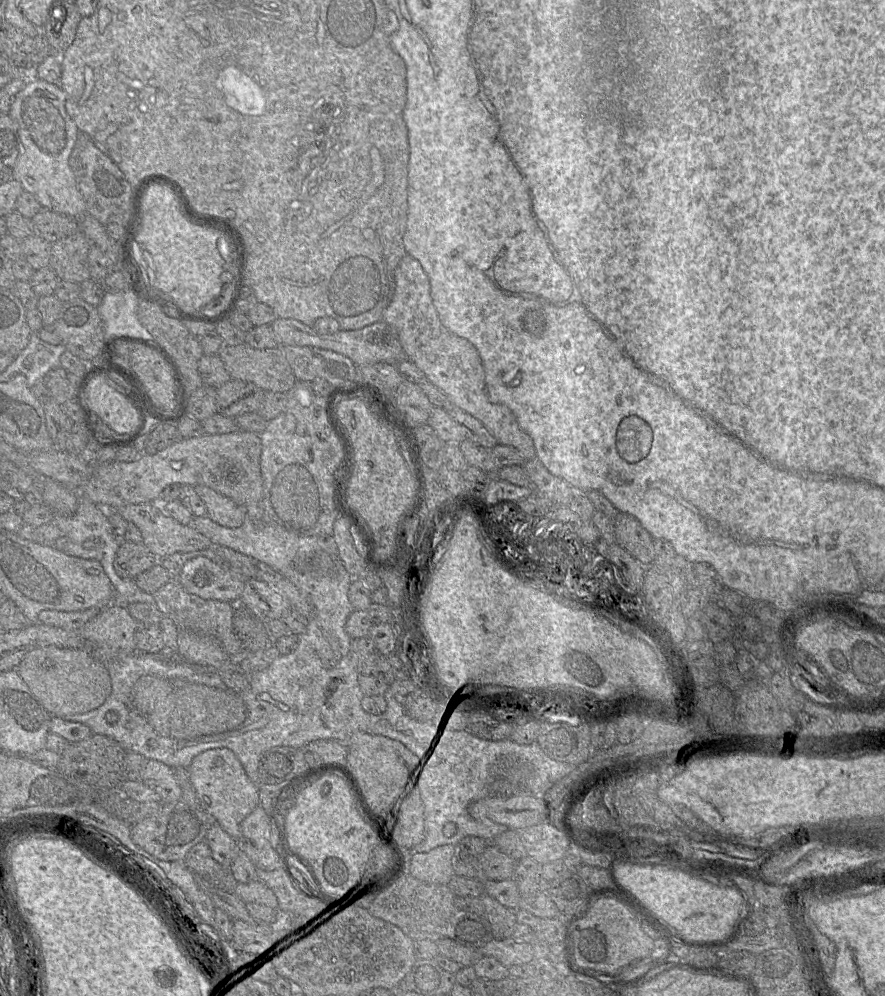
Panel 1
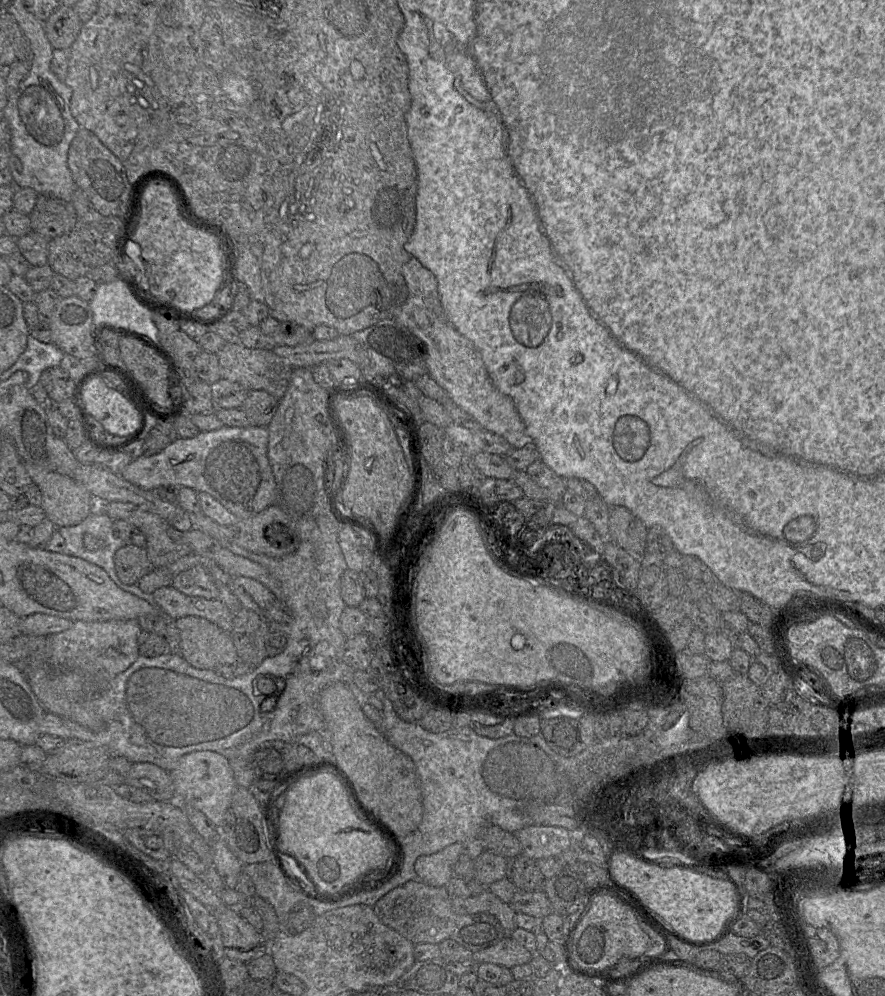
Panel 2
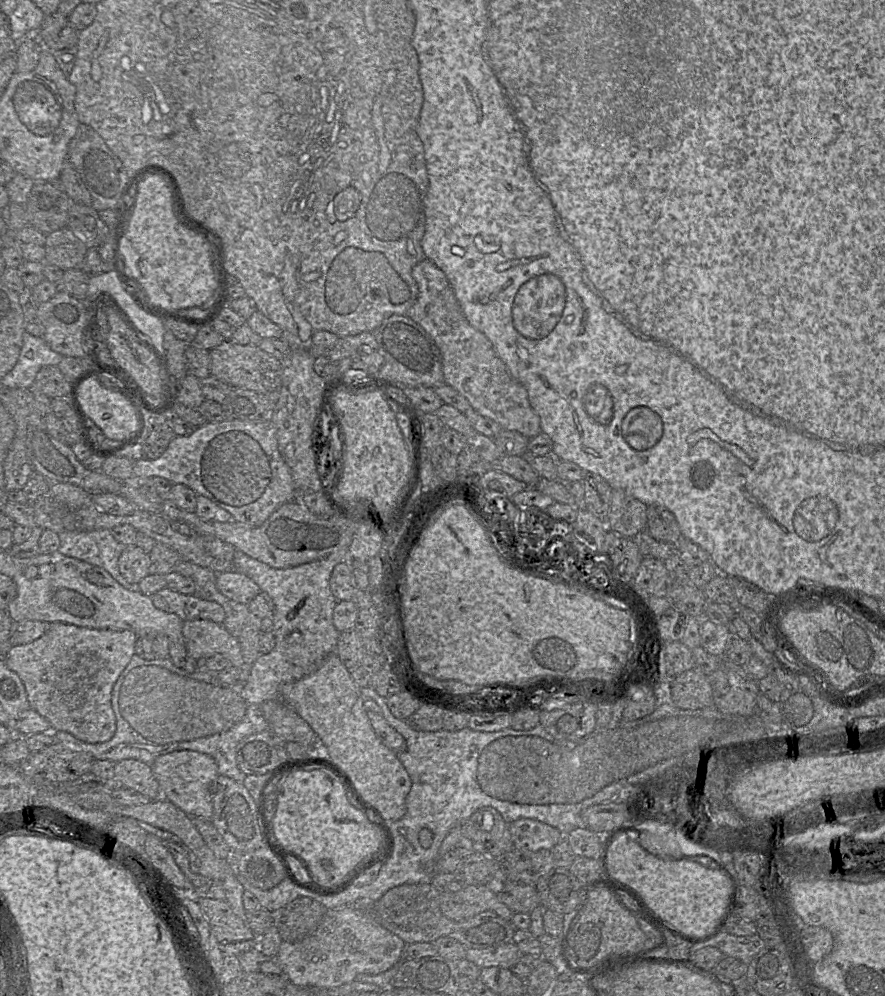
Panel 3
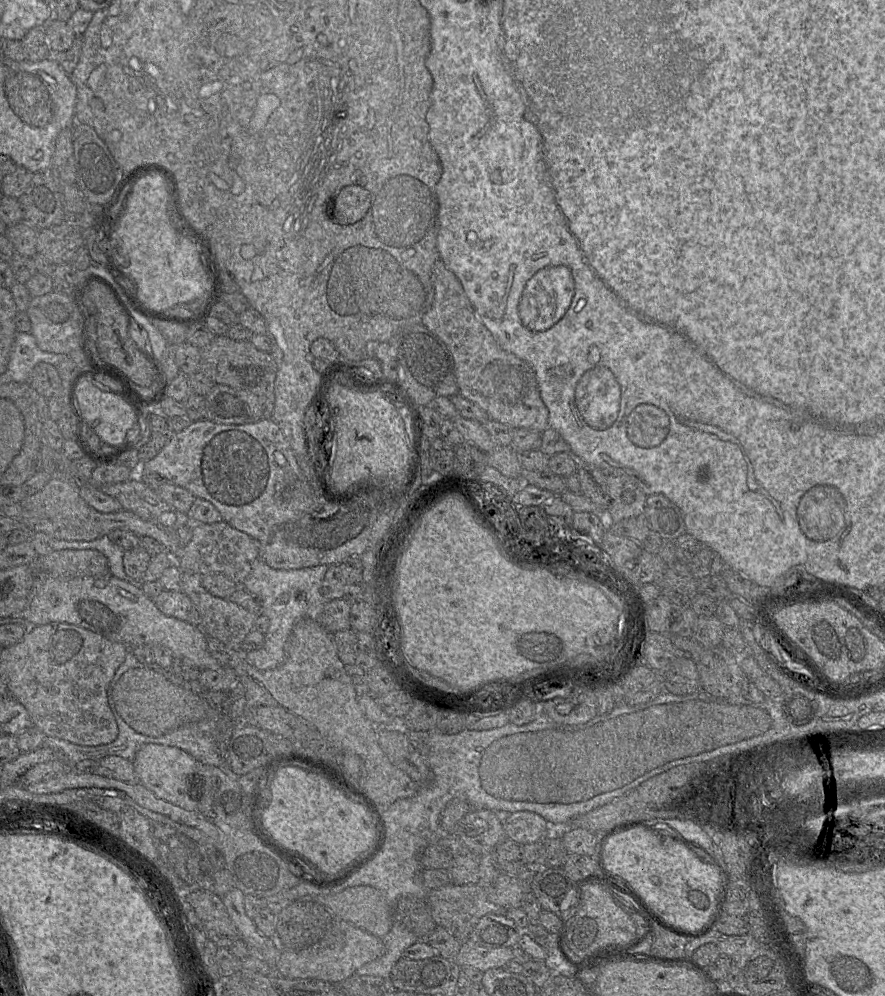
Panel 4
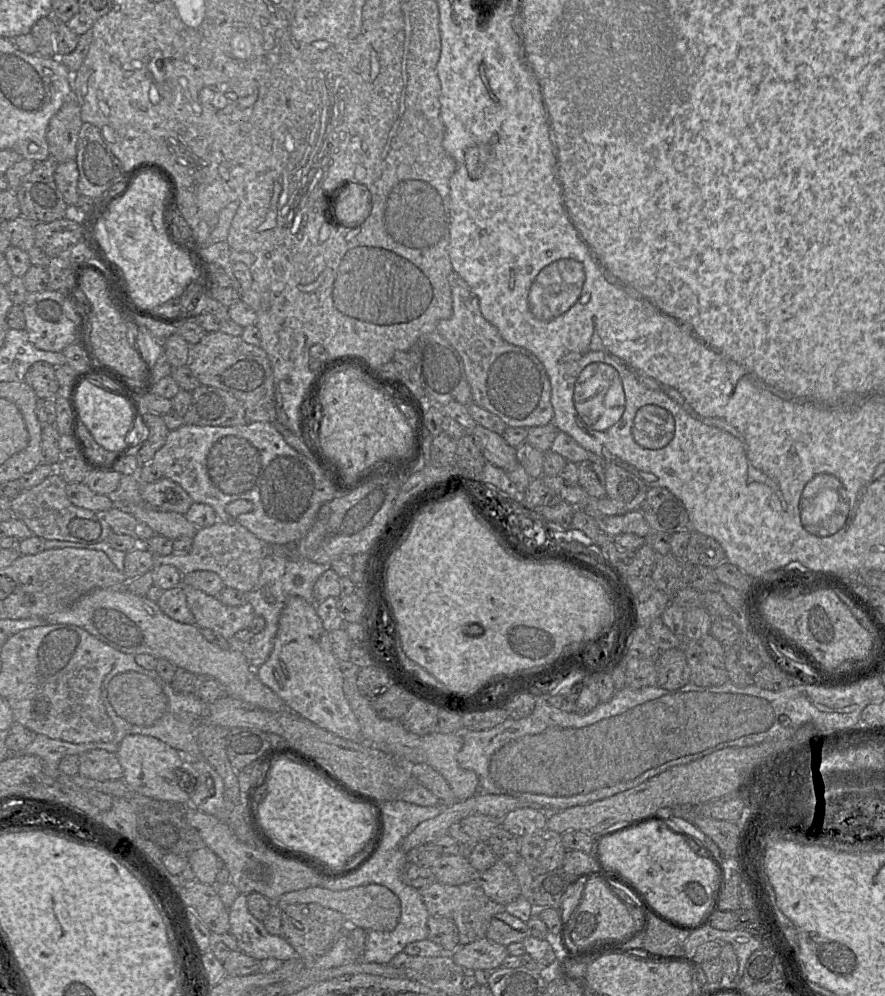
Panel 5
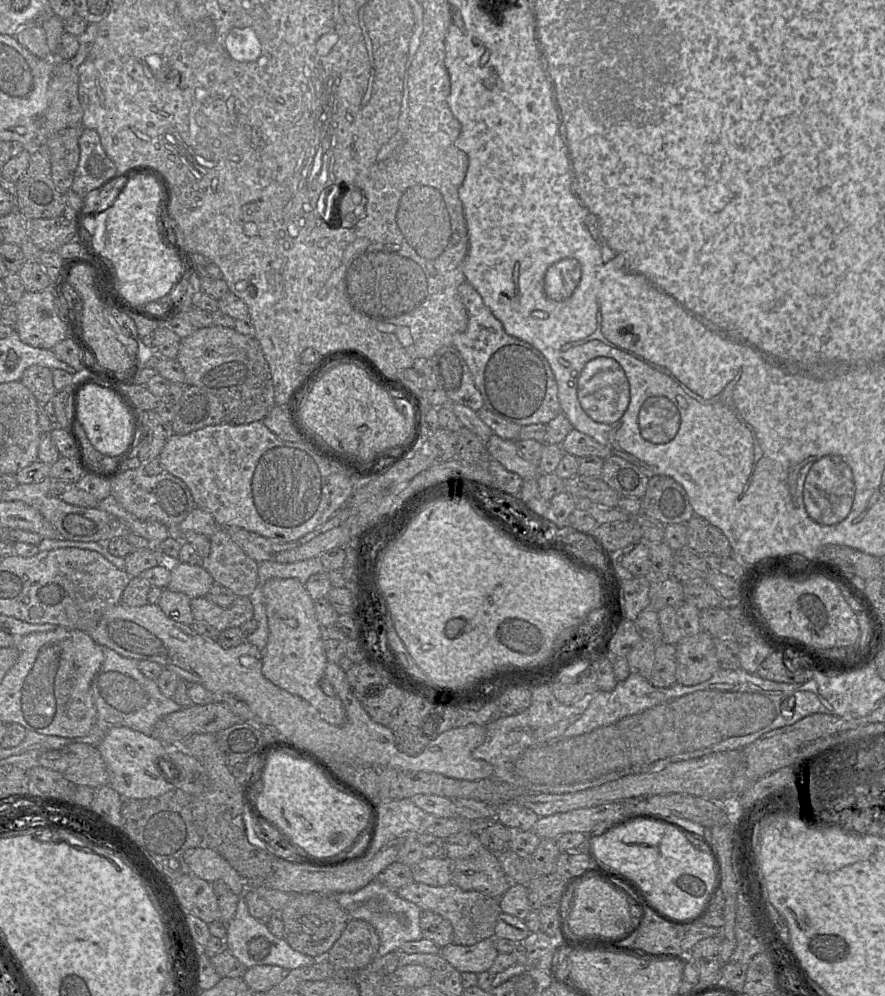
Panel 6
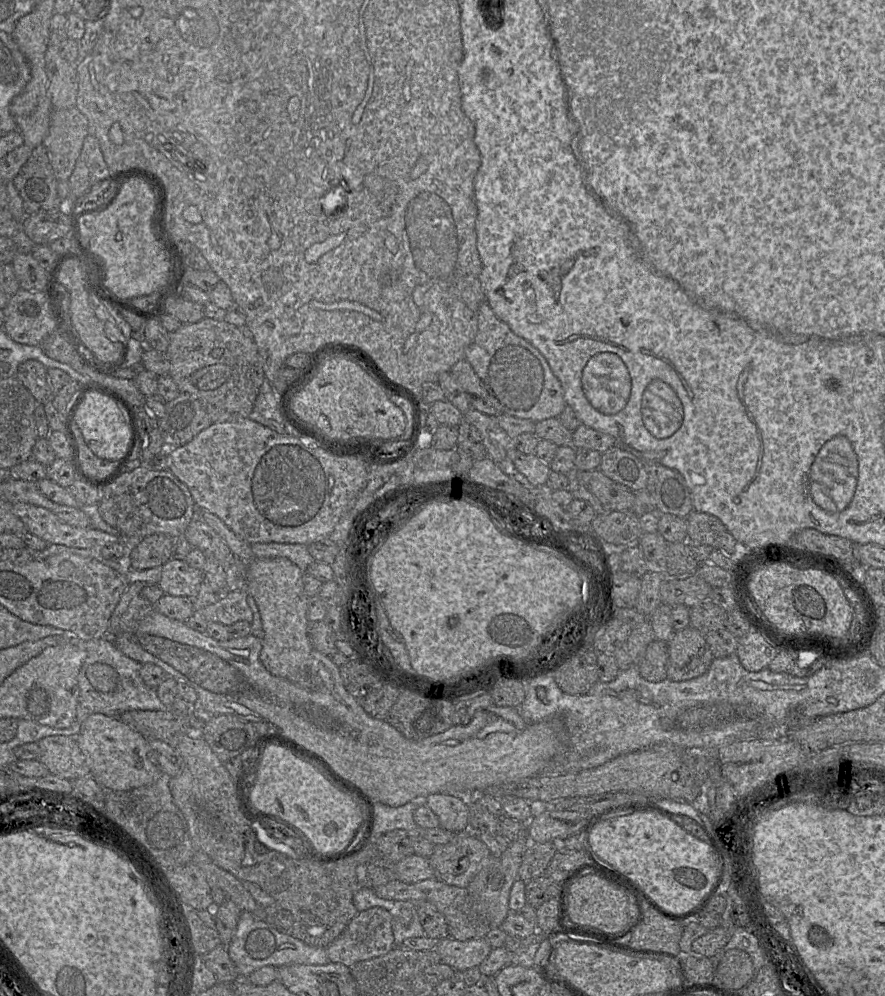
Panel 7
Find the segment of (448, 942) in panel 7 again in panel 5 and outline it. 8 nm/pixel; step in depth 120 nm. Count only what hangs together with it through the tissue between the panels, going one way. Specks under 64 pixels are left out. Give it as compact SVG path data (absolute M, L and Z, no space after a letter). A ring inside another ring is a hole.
M486 937L458 947L450 953L452 960L466 972L475 970L494 971L501 967L508 956L507 946L495 943Z

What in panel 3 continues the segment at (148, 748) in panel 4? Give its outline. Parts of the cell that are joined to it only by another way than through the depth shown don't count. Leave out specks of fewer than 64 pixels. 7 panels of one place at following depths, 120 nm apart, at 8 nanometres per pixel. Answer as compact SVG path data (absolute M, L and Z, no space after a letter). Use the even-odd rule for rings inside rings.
M177 750L160 755L150 766L160 786L162 798L190 817L212 818L212 783L219 773L217 764L211 756L196 751Z

